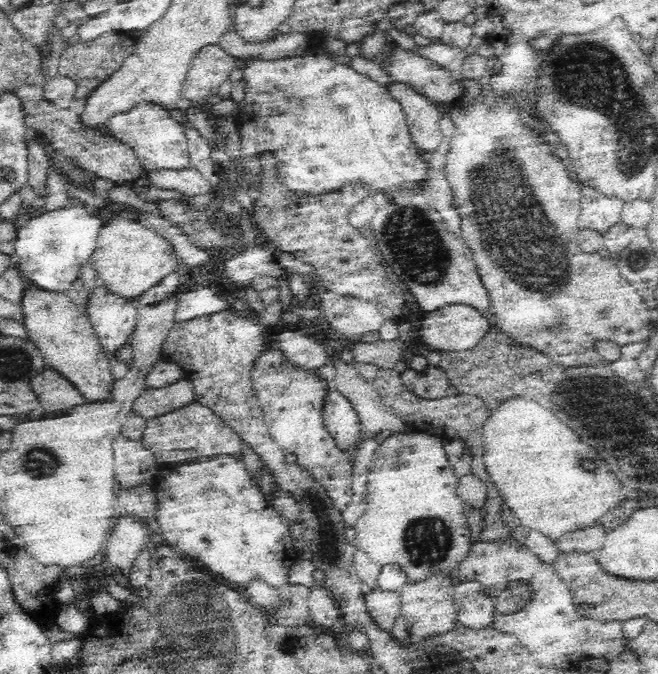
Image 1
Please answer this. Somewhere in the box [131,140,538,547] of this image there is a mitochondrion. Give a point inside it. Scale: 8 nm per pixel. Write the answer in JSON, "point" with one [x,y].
{"point":[413,238]}

